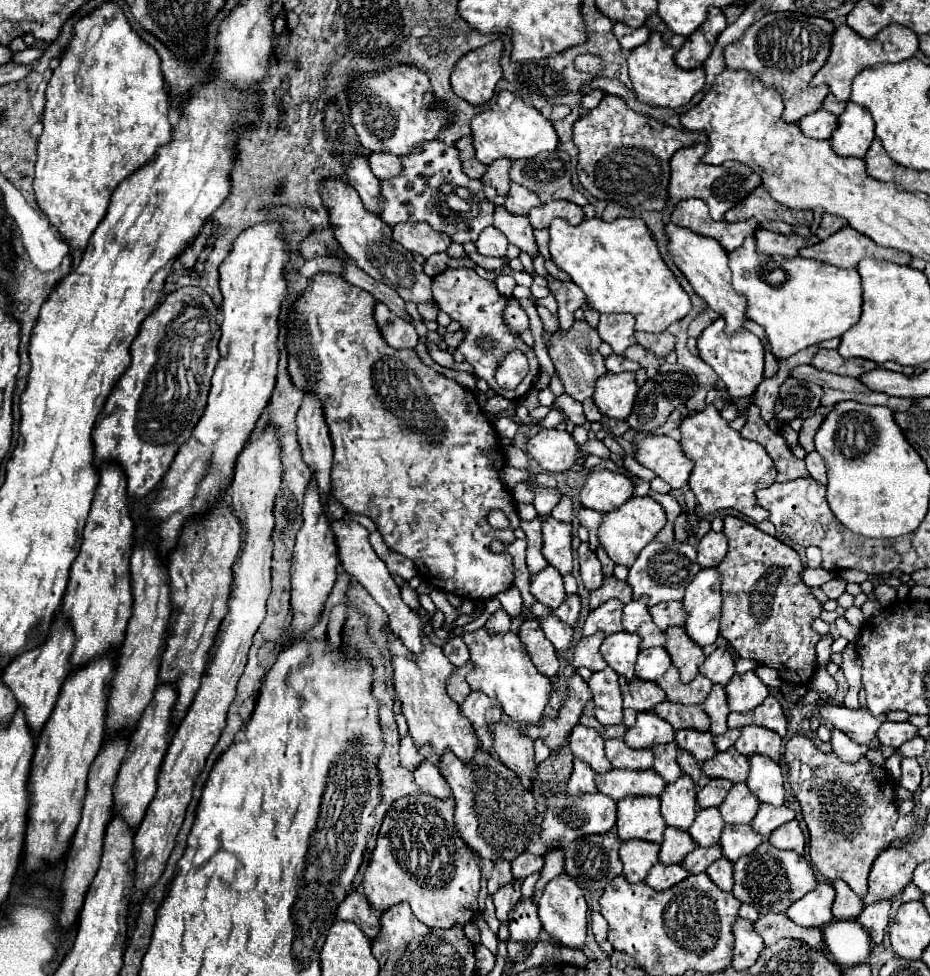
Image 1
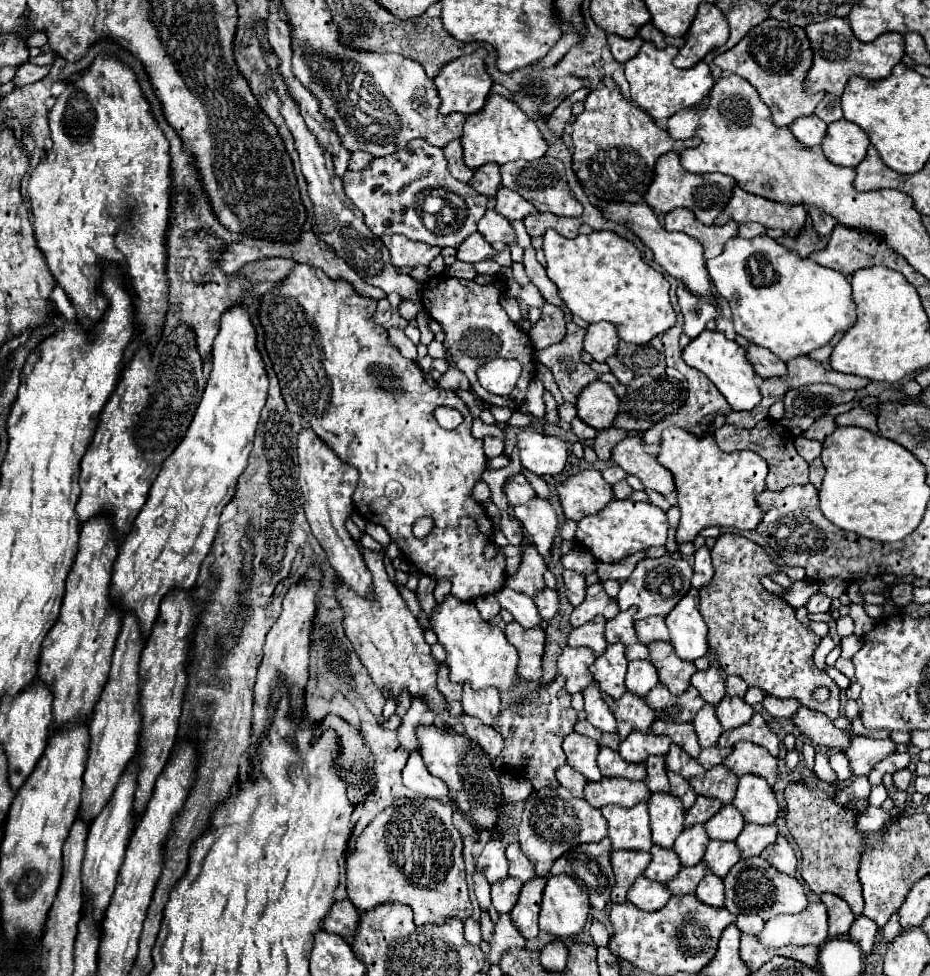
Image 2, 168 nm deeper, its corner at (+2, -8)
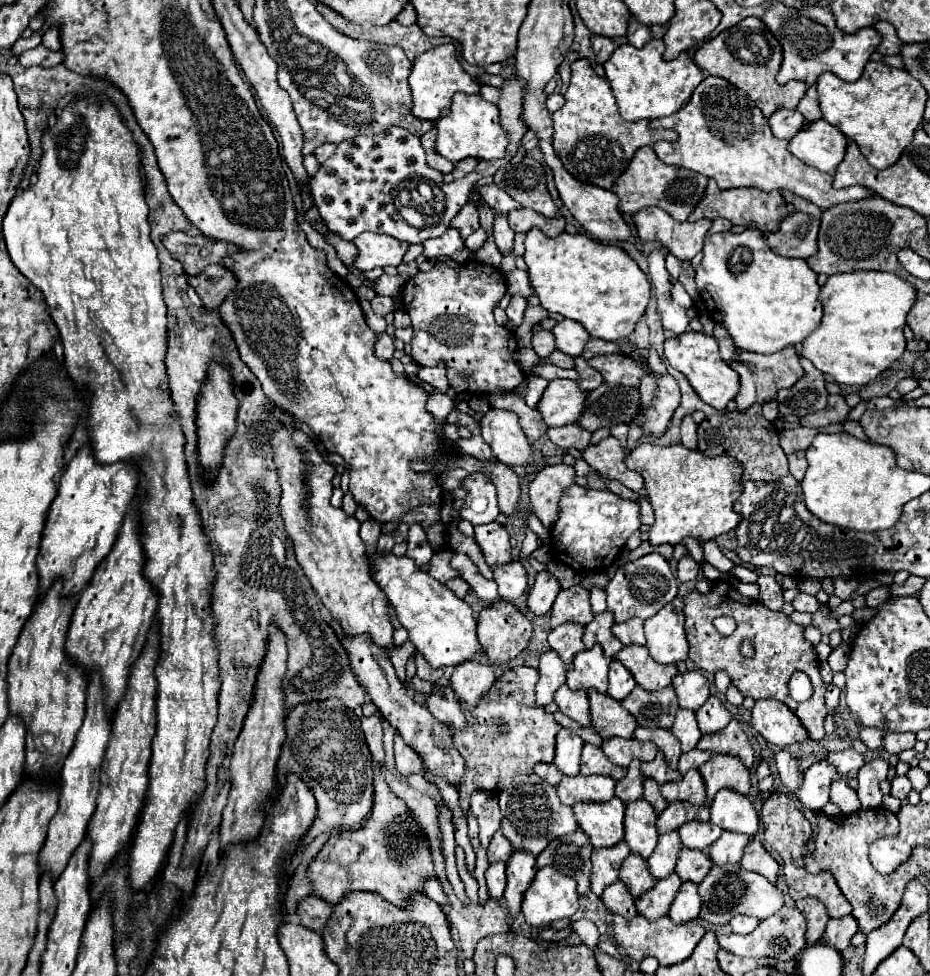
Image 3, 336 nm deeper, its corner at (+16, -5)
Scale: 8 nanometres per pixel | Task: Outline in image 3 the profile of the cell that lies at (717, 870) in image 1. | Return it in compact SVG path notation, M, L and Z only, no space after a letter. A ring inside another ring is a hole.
M686 881L682 883L668 915L672 917L674 923L686 923L700 915L700 907L702 907L702 899L698 893L698 885L692 881Z

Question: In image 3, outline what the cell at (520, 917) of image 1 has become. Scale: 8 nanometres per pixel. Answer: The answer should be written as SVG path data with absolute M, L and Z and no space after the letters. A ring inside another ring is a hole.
M514 851L512 859L506 865L506 875L508 875L508 887L504 891L504 899L510 917L516 919L520 913L524 893L536 875L536 859L526 851Z

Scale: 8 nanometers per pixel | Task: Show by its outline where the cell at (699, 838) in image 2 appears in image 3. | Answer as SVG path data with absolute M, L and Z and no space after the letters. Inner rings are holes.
M678 831L662 833L660 839L658 839L658 845L656 845L656 851L648 857L650 873L656 879L668 877L674 871L674 867L676 867L680 851L682 851L682 841L680 841Z

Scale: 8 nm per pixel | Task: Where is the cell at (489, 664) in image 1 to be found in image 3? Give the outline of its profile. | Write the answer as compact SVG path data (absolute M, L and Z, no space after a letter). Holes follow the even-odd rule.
M386 553L384 557L374 555L372 577L396 609L396 615L402 627L410 633L416 651L422 653L434 669L456 667L464 661L472 661L474 655L482 651L476 637L476 619L468 603L458 599L446 585L436 583L426 571L420 571L410 557L396 557L392 553Z

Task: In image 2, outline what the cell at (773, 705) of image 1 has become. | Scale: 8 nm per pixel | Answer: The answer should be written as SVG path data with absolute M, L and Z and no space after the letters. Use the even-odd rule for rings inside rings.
M754 714L748 724L724 732L718 740L718 746L728 748L728 746L734 746L740 740L748 740L752 744L764 746L772 756L778 756L778 752L780 752L780 742L776 738L776 734L768 728L768 724L764 722L764 718L760 714Z

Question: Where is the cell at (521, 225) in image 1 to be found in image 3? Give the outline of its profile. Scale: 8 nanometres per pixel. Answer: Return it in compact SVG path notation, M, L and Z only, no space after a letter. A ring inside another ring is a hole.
M468 203L450 223L452 227L456 227L460 231L462 237L468 237L470 233L474 233L476 229L480 229L480 213L478 207L474 203Z

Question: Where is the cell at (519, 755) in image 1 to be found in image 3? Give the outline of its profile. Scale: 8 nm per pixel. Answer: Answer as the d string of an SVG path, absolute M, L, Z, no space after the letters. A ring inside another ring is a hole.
M448 685L434 689L434 693L426 699L426 707L438 721L442 721L454 729L466 729L468 727L466 717L460 709L460 703Z

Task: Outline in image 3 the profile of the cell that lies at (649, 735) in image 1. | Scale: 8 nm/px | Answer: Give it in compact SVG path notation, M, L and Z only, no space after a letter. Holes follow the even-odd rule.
M612 737L604 741L602 751L606 757L620 767L628 767L632 759L642 759L642 761L652 761L658 753L658 747L648 741L638 741L638 739L622 739L622 737Z

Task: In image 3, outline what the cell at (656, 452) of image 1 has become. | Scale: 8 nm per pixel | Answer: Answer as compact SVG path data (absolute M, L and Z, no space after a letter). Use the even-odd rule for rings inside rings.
M608 437L608 439L602 439L598 445L590 445L588 449L582 451L582 455L594 471L606 475L608 479L622 481L628 489L632 489L636 493L644 491L642 475L638 475L636 471L630 471L626 467L626 463L624 463L626 455L616 437Z

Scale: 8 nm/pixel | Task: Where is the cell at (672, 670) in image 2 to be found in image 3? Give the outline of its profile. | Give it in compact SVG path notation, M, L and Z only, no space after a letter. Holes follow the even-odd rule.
M628 645L618 653L618 659L634 675L636 683L646 691L658 691L672 683L672 677L678 673L676 665L656 663L646 645Z

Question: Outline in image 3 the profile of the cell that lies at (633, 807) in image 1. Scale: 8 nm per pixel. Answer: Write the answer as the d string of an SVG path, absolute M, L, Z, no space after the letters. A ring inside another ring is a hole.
M614 797L606 803L576 803L572 809L594 847L612 847L624 839L626 805L622 799Z

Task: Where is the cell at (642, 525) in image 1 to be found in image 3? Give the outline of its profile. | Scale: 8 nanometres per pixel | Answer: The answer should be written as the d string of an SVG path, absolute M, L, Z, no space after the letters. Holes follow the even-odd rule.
M572 485L568 487L568 491L564 491L562 499L560 499L560 517L552 527L552 547L554 551L568 561L568 565L576 571L594 571L594 569L602 569L606 563L612 563L620 549L626 545L628 537L632 533L636 533L642 527L640 521L640 507L638 503L630 501L630 499L622 499L618 495L614 495L612 491L596 491L592 487L580 487L580 485Z

